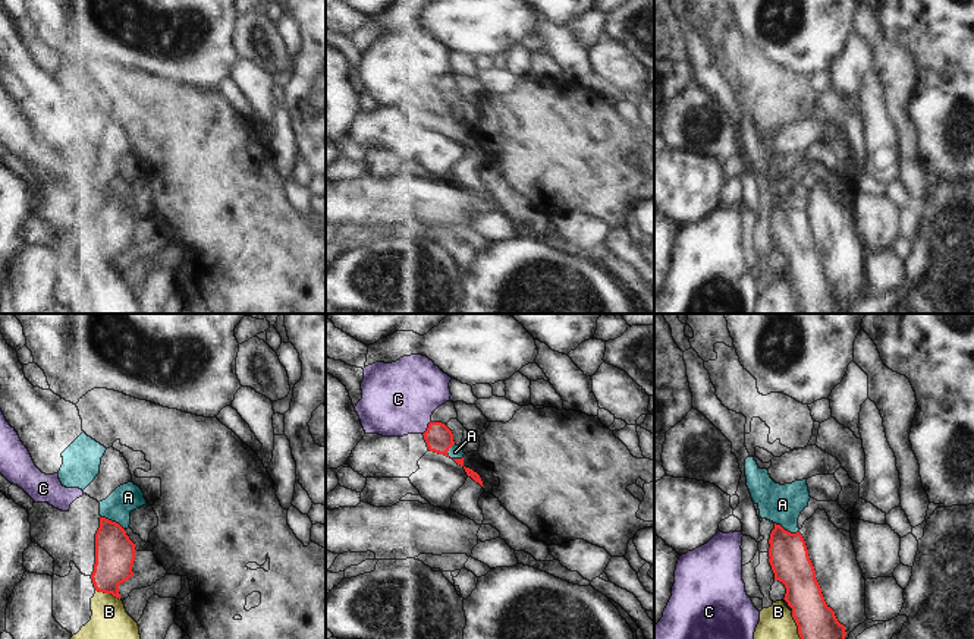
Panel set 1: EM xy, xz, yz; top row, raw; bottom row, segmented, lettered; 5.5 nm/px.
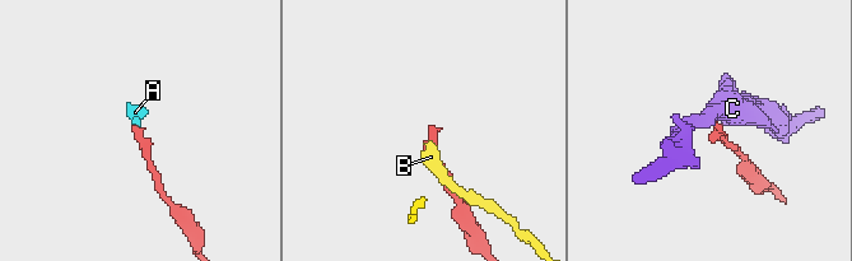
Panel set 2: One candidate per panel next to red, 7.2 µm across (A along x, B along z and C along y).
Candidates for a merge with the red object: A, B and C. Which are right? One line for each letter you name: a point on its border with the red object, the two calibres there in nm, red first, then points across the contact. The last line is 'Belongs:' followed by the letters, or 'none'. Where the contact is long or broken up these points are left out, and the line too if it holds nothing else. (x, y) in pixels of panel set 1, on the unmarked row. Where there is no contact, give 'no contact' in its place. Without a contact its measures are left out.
A: meets red in yz at (786, 202); 220 nm thick on the red side, 220 nm on the other; runs through yz (789, 232), (786, 202), (782, 176)
Belongs: A

